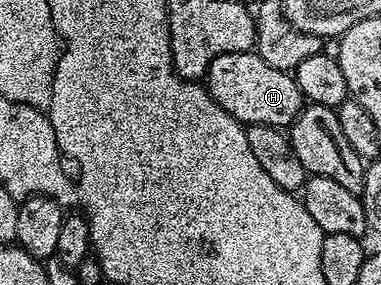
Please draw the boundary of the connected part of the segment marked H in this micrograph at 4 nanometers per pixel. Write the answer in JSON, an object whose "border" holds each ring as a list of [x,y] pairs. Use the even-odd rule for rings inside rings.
{"border":[[[254,50],[241,53],[225,53],[209,65],[205,76],[205,86],[211,95],[211,100],[225,113],[229,113],[238,123],[261,125],[280,129],[290,128],[295,119],[301,114],[305,100],[297,85],[294,74],[281,69],[273,69]]]}

